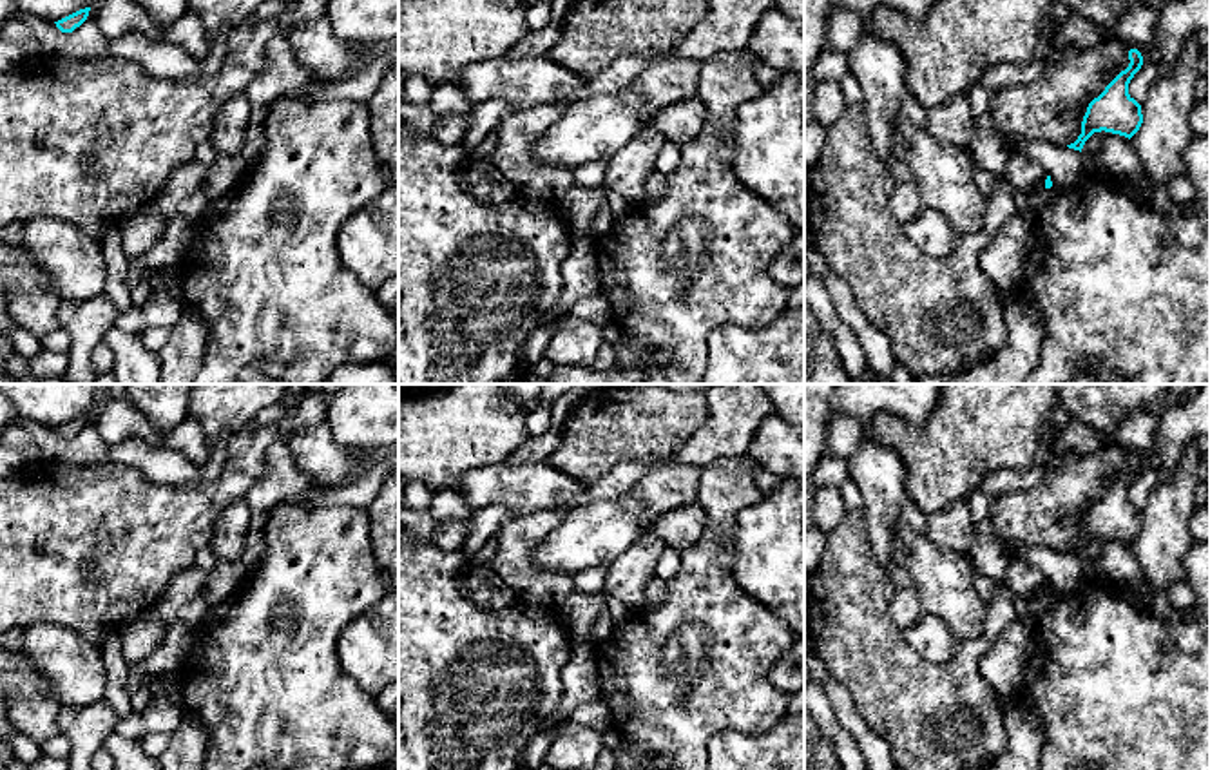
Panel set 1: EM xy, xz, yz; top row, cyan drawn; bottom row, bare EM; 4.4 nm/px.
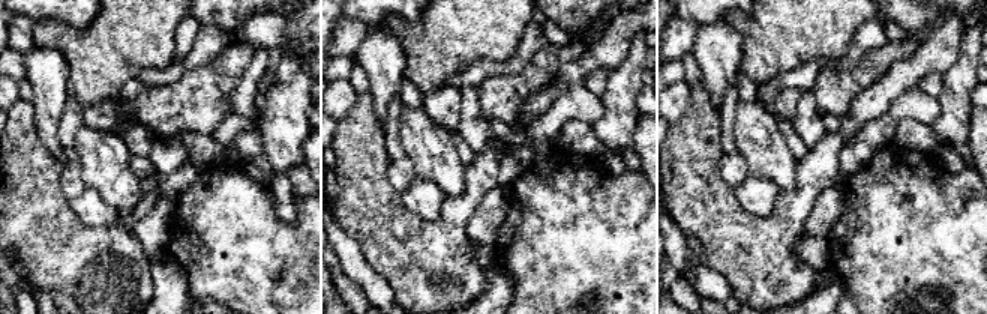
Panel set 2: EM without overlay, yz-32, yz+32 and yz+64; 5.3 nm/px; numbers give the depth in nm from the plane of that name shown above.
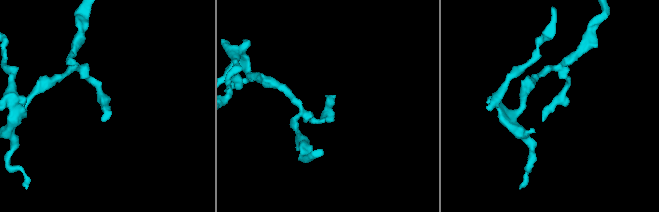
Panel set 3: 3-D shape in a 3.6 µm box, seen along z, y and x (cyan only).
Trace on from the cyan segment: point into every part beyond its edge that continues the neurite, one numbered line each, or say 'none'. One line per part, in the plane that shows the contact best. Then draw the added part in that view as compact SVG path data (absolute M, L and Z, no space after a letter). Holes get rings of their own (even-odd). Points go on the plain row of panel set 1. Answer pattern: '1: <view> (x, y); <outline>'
none

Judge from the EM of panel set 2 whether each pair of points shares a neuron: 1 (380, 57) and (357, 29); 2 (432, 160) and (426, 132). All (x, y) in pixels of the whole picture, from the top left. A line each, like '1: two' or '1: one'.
1: two
2: one

